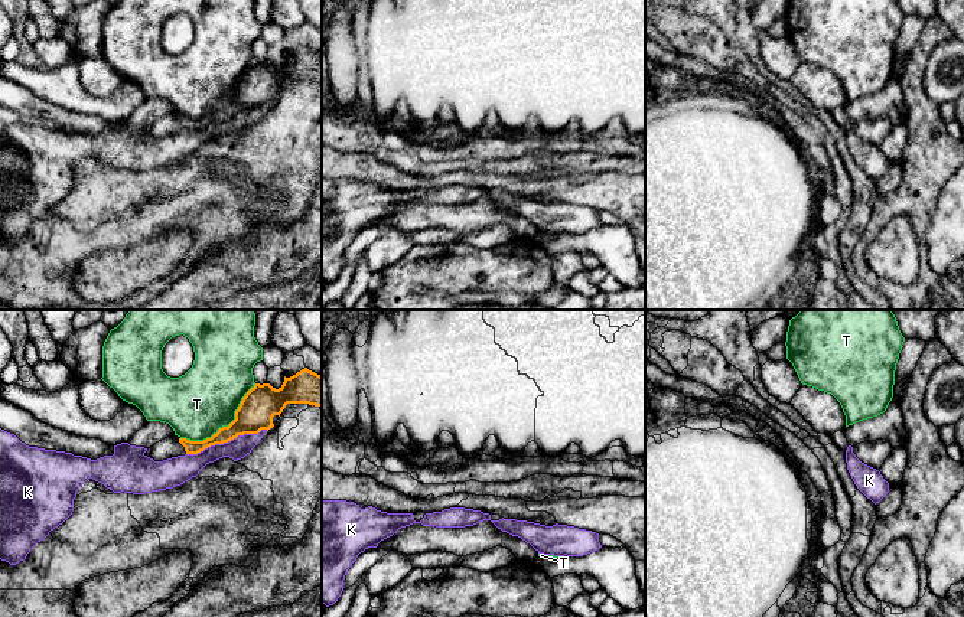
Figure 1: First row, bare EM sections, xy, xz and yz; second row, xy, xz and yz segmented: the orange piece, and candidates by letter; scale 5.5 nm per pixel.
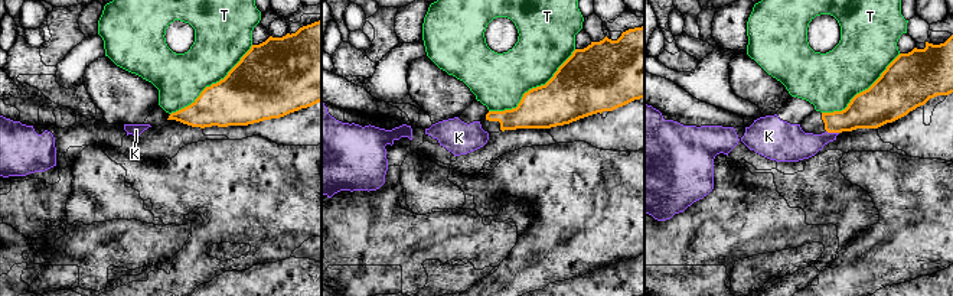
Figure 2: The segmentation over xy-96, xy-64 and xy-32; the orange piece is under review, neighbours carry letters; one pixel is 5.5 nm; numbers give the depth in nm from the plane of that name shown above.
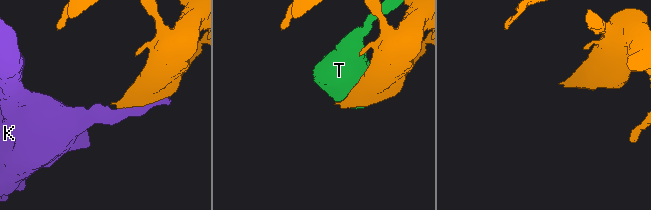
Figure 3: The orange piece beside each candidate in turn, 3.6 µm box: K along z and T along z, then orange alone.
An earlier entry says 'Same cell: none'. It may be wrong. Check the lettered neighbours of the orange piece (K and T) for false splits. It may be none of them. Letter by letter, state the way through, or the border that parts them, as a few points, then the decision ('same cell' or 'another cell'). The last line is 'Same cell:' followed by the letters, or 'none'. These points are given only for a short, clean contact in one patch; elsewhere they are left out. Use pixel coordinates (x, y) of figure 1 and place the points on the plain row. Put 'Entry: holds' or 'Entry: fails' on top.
Entry: holds
K: border xy (267, 107), (238, 111), (227, 118), (186, 131); another cell
T: another cell
Same cell: none

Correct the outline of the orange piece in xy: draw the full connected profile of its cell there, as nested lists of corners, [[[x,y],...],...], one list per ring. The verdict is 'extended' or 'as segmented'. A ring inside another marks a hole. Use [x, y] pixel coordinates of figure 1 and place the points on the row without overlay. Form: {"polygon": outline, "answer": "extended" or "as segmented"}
{"polygon": [[[304,45],[290,55],[284,53],[279,66],[270,61],[255,61],[242,75],[235,88],[235,97],[228,104],[219,105],[211,115],[190,118],[172,112],[147,125],[144,133],[163,138],[178,133],[198,131],[238,112],[268,108],[274,104],[273,94],[280,94],[287,81],[309,81],[322,85],[322,53]]], "answer": "extended"}

